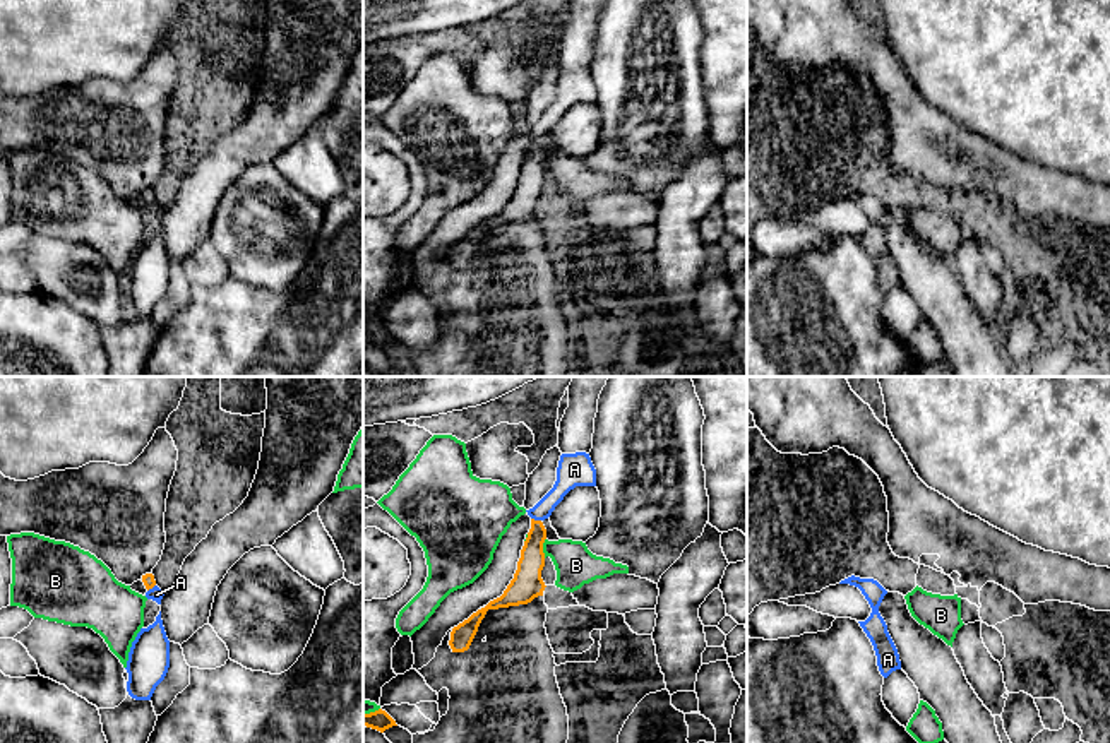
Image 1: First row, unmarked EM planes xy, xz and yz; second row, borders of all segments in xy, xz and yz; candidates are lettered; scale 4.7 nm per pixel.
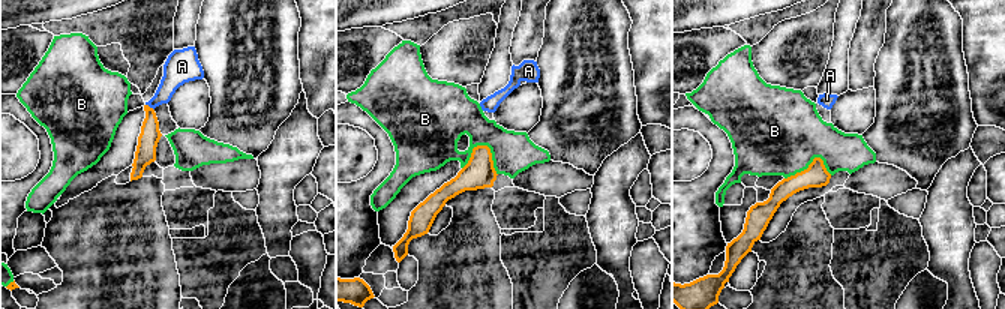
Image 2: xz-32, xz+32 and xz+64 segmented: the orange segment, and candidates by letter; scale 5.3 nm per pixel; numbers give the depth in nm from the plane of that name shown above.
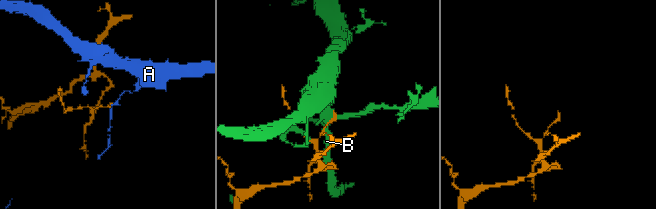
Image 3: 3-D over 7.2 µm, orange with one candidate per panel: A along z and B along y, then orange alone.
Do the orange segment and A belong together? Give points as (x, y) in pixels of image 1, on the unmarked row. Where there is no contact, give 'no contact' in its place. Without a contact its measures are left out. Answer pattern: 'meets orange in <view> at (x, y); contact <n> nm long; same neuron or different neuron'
meets orange in xz at (537, 137); contact 50 nm long; different neuron

